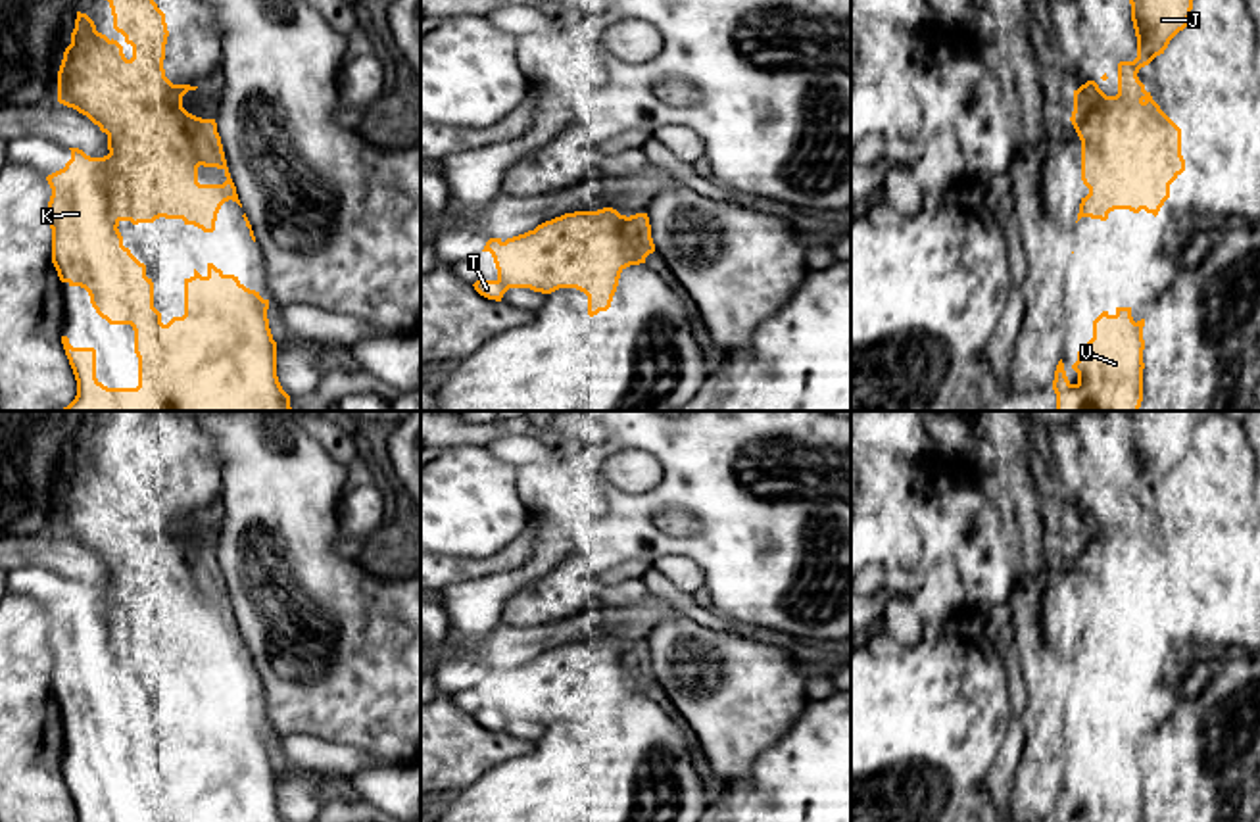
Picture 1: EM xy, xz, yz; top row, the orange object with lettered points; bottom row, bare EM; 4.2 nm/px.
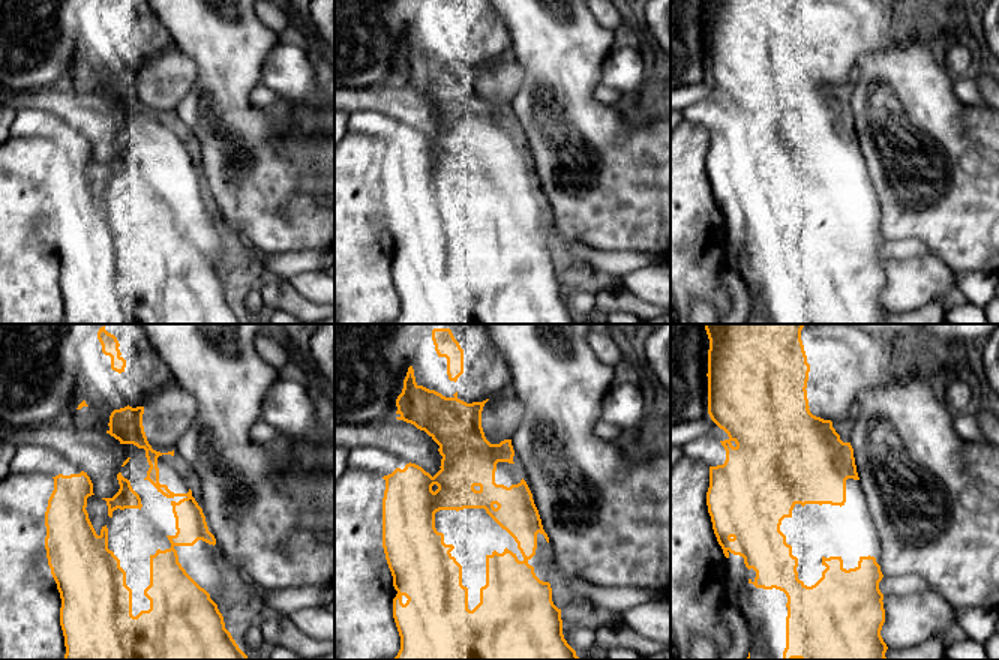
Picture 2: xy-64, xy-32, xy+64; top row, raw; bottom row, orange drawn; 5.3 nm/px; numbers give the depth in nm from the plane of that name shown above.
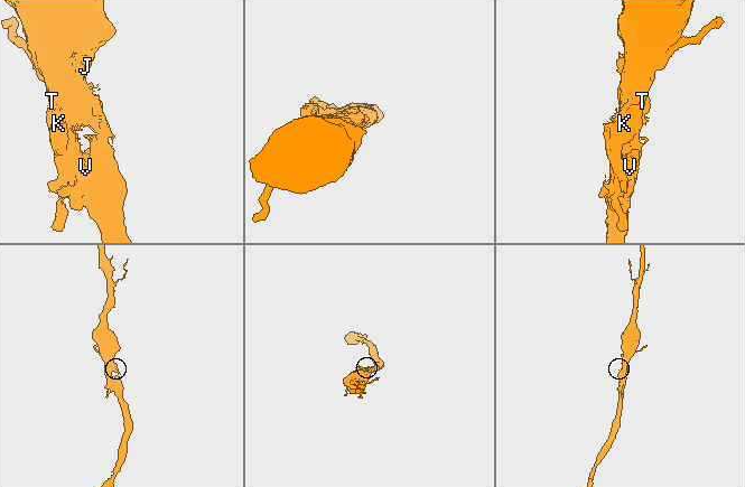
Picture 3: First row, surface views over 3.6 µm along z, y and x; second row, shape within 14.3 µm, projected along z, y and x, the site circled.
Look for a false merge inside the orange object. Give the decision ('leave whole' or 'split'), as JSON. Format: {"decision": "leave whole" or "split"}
{"decision": "leave whole"}

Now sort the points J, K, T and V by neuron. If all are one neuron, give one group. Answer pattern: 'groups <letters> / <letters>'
groups J K T V

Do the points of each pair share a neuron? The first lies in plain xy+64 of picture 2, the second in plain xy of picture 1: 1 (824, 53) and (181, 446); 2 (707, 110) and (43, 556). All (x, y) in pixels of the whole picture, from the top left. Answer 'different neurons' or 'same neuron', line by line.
1: same neuron
2: different neurons

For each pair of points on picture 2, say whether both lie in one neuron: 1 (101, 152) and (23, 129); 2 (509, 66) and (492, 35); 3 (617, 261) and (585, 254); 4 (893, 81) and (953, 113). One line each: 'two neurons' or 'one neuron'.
1: two neurons
2: two neurons
3: one neuron
4: one neuron

